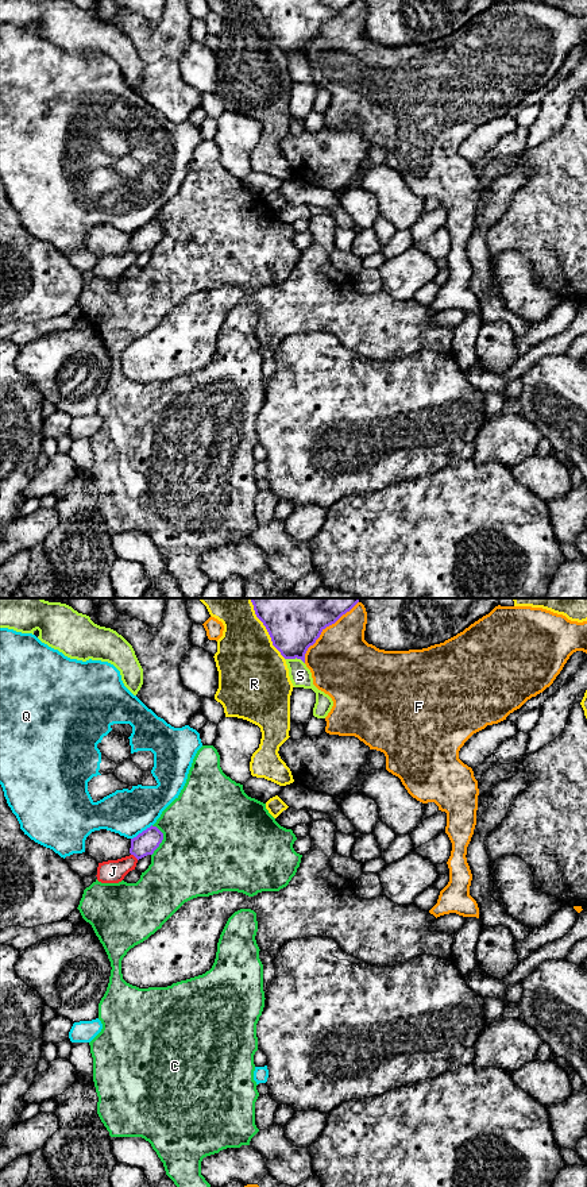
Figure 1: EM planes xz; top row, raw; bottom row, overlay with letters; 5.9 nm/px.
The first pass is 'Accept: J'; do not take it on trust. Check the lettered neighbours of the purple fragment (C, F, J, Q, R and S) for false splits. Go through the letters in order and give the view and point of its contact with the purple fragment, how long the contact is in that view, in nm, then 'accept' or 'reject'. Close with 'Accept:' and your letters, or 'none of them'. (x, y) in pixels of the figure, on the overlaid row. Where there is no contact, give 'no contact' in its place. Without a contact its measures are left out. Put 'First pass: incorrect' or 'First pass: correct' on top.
First pass: correct
C: xz (162, 839) | 190 nm | reject
F: xz (324, 628) | 480 nm | reject
J: xz (135, 856) | 60 nm | accept
Q: xz (142, 832) | 160 nm | reject
R: xz (266, 628) | 420 nm | reject
S: xz (294, 658) | 120 nm | reject
Accept: J

